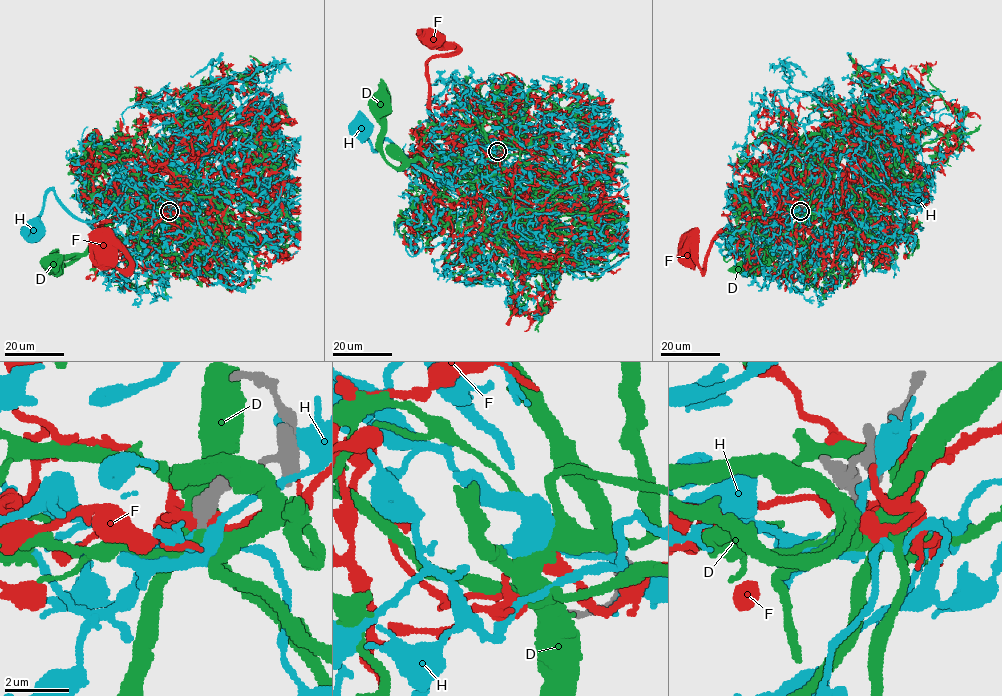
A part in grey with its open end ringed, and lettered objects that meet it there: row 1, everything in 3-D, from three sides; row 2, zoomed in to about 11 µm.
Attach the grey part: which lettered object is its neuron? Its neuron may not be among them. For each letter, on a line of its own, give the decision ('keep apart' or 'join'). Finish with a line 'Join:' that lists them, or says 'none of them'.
D: join
F: keep apart
H: keep apart
Join: D

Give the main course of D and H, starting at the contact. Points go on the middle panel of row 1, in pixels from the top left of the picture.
D: (497, 151), (501, 172), (475, 168), (452, 155), (392, 166), (379, 139), (380, 105)
H: (497, 152), (443, 121), (478, 130), (521, 170), (517, 193), (472, 200), (390, 141), (374, 150), (365, 130)

